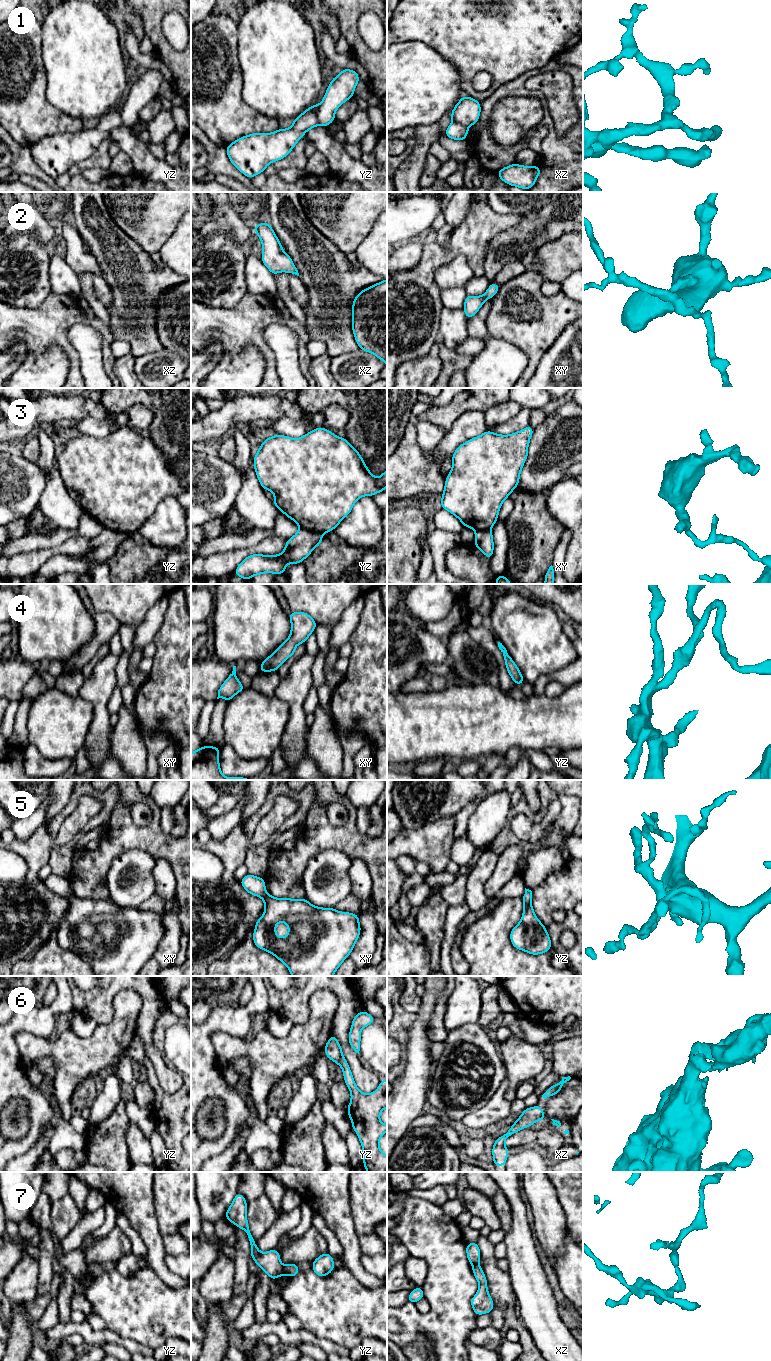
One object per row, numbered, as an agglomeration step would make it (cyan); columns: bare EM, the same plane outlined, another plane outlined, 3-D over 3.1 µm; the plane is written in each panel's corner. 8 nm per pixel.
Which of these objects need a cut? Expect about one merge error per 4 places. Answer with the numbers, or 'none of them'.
1, 3, 7

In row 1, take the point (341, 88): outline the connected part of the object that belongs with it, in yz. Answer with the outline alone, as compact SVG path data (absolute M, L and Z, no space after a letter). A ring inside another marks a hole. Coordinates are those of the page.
M342 69L342 71L331 80L322 102L317 105L319 125L327 127L335 120L336 110L345 101L352 98L355 87L359 81L359 75L351 69Z

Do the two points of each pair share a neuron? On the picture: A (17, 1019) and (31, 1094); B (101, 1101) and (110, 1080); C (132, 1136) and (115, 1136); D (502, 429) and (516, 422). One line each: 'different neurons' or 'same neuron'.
A: same neuron
B: same neuron
C: different neurons
D: same neuron

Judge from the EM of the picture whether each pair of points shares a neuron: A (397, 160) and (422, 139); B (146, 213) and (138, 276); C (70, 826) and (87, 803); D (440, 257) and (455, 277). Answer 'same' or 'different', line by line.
A: different
B: different
C: same
D: different

